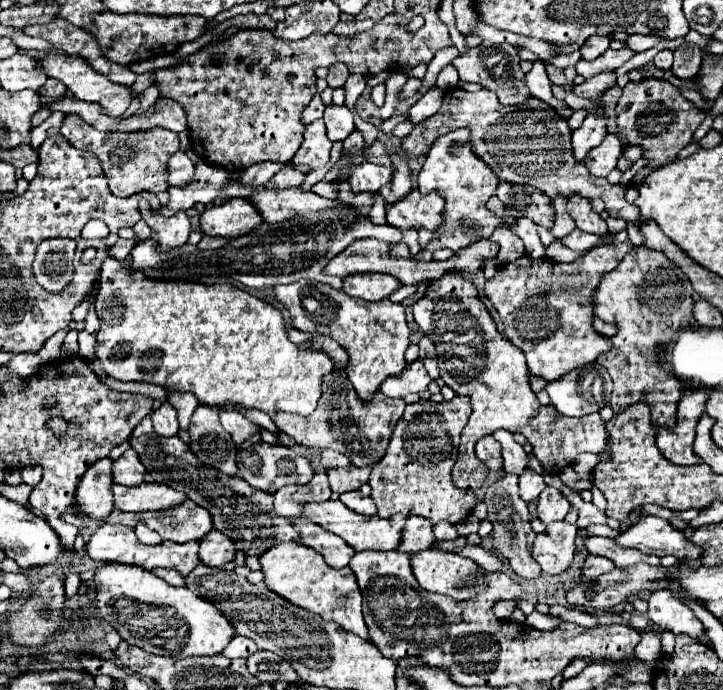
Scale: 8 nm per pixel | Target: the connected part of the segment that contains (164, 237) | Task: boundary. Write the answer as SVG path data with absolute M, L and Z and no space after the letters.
M142 200L140 212L142 212L142 218L146 220L146 224L156 234L156 242L160 248L180 248L182 244L186 244L188 234L190 234L190 220L184 212L178 212L178 214L166 218L166 216L158 214L156 210L152 210L146 200Z

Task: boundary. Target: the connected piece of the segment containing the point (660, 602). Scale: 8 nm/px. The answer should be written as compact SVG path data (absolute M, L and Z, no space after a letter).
M656 590L650 594L648 618L660 626L660 630L672 630L674 634L682 632L698 638L704 632L704 626L694 612L670 590Z

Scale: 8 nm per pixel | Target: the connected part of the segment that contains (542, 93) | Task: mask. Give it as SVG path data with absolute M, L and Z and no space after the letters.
M534 62L532 64L532 70L526 74L524 80L526 80L524 84L526 84L526 88L530 90L532 96L536 96L536 98L544 100L548 106L556 108L560 116L564 116L564 118L570 118L572 116L572 110L566 104L562 104L560 100L556 100L552 96L552 82L546 70L544 70L544 66L540 66L540 62Z

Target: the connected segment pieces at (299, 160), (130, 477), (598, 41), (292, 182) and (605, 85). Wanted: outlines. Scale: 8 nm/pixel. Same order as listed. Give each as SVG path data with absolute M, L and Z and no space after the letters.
M316 120L306 126L304 142L292 158L294 166L308 166L310 170L318 170L326 166L330 160L330 138L326 136L324 120Z
M128 448L116 462L114 462L114 470L112 470L114 482L116 484L124 484L124 486L138 486L144 482L146 476L146 468L142 468L142 462L138 460L138 454Z
M590 36L590 38L582 44L582 48L580 48L582 58L584 58L584 60L594 60L594 58L598 58L598 56L608 48L608 44L610 44L610 38L608 38L608 36Z
M284 164L266 184L264 188L268 190L284 190L284 188L292 188L292 186L300 186L304 182L306 174L302 174L300 170L292 168L290 164Z
M602 72L602 74L586 80L584 84L574 86L574 94L580 98L598 100L604 94L604 90L608 90L614 84L616 84L616 74L614 72Z

